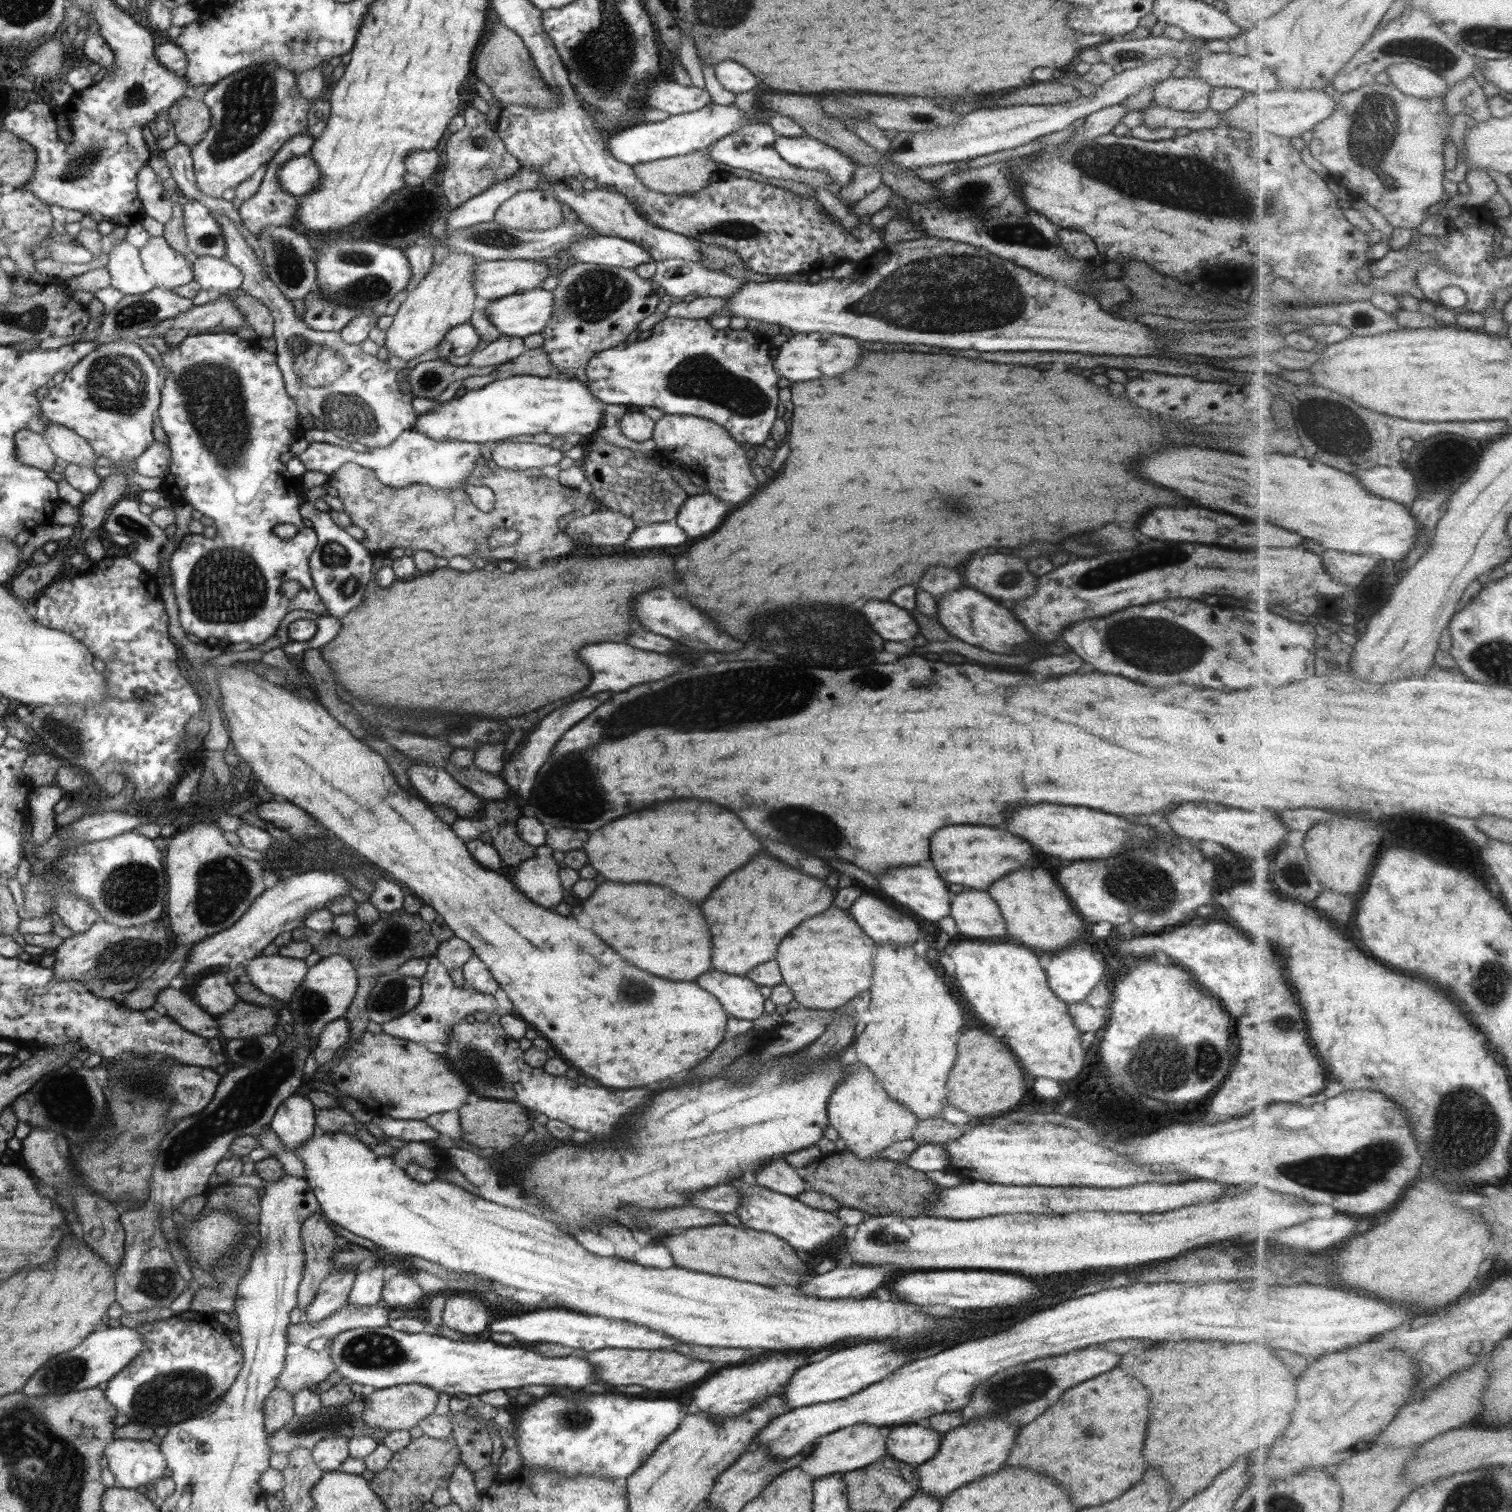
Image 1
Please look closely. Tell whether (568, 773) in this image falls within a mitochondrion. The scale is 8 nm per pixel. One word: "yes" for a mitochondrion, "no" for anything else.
yes

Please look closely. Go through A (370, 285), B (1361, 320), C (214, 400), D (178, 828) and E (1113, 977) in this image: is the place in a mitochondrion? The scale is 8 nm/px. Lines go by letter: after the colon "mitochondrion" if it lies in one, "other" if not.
A: mitochondrion
B: other
C: mitochondrion
D: other
E: other

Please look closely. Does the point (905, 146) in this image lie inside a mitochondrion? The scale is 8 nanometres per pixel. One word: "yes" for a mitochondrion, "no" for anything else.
no

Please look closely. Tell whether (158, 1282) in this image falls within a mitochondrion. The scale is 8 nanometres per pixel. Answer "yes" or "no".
yes

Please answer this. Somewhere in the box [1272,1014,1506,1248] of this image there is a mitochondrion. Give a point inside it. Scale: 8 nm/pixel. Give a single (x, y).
(1468, 1118)

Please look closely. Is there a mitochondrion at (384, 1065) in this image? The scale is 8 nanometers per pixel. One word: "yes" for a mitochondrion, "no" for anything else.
no

